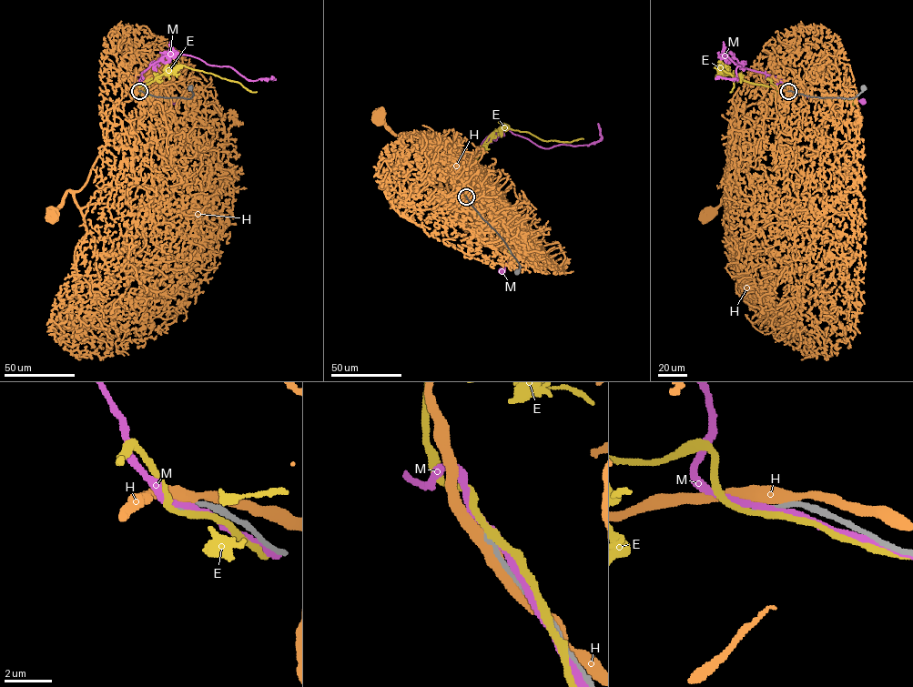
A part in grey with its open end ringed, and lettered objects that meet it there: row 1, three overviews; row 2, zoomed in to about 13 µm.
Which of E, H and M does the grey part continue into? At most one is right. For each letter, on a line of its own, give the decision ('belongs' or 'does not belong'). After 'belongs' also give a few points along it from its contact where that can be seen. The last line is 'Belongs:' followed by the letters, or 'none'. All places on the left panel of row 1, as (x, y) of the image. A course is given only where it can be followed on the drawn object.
E: does not belong
H: does not belong
M: does not belong
Belongs: none

